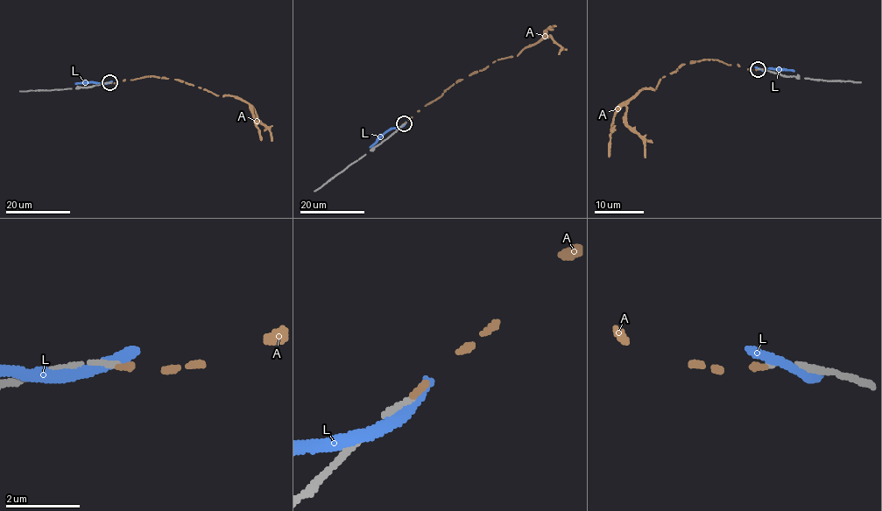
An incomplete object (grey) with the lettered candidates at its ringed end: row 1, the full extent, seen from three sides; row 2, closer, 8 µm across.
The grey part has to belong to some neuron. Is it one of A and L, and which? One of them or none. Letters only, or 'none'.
A

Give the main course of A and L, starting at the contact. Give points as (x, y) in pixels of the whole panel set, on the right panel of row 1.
A: (758, 69), (702, 59), (681, 66), (655, 88), (642, 88), (626, 107), (626, 123), (643, 140), (645, 157)
L: (761, 69), (792, 69), (794, 72)

